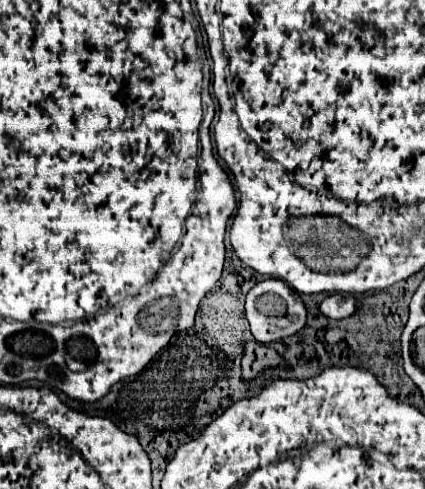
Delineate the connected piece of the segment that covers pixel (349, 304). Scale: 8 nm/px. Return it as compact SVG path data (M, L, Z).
M334 294L334 296L328 296L322 304L320 304L320 312L328 318L334 318L334 320L342 320L342 318L348 318L356 312L358 304L352 296L342 296L342 294Z

